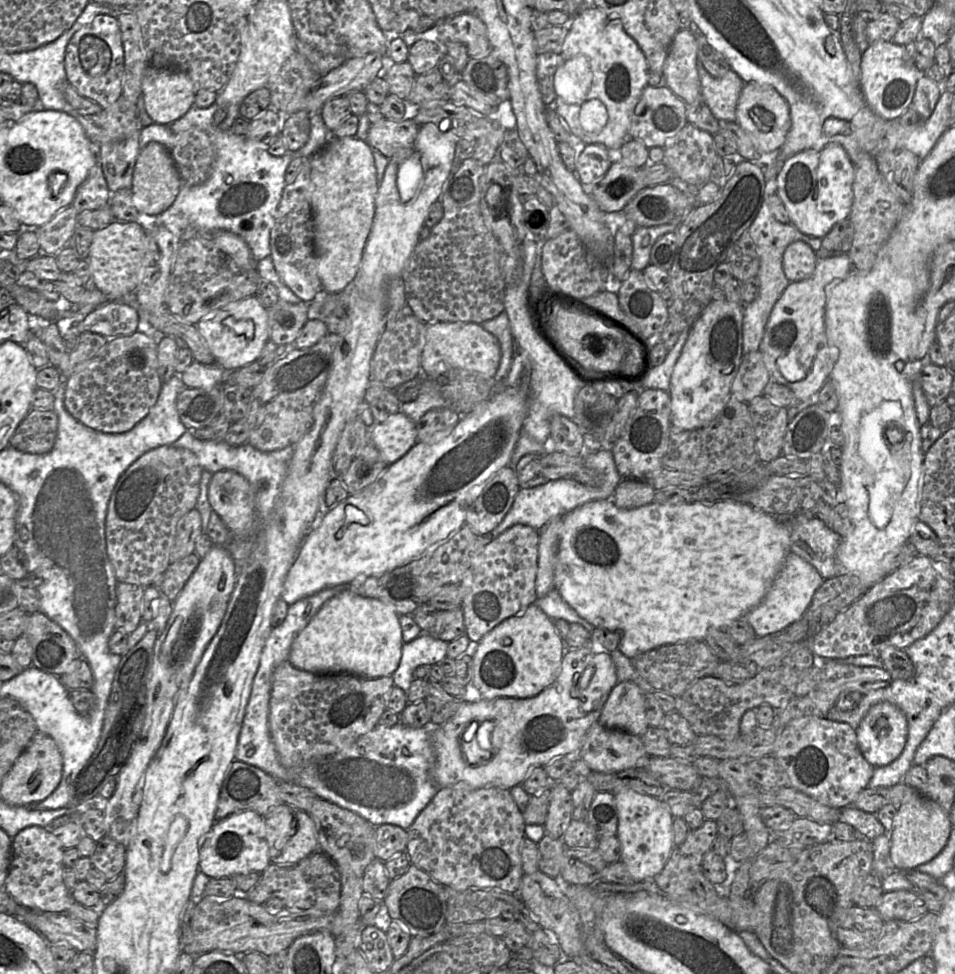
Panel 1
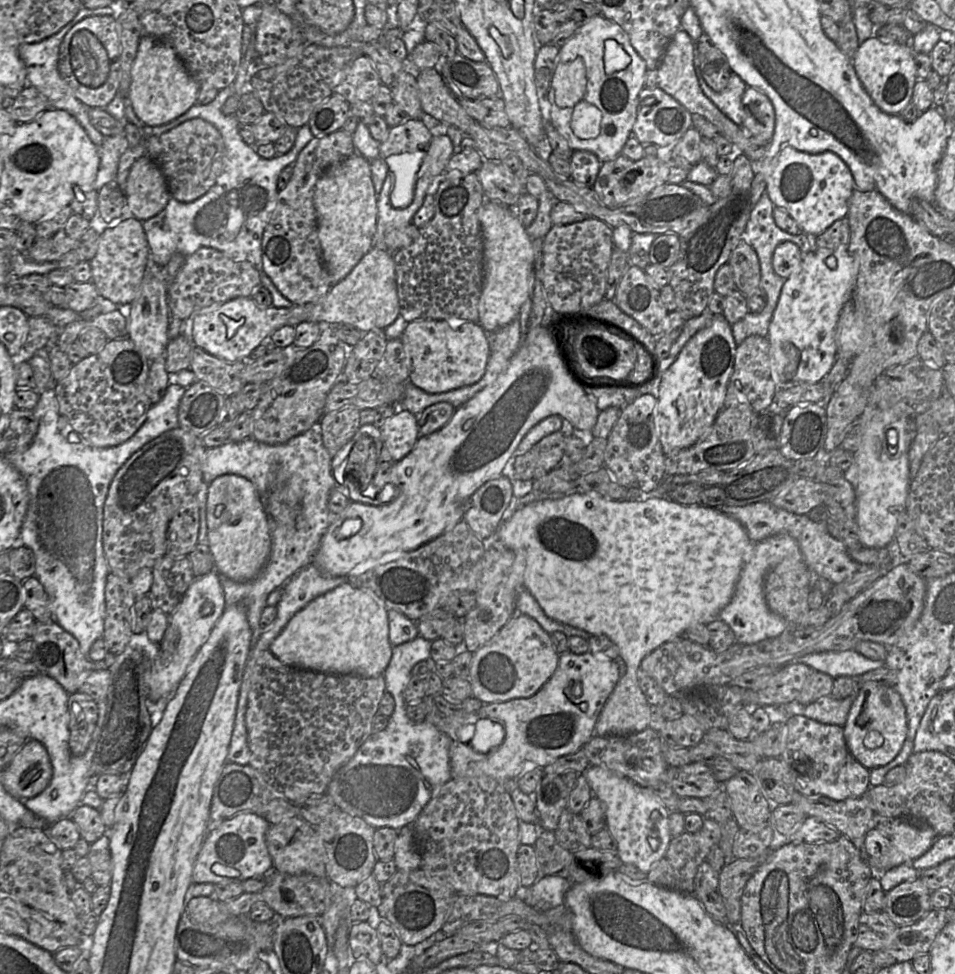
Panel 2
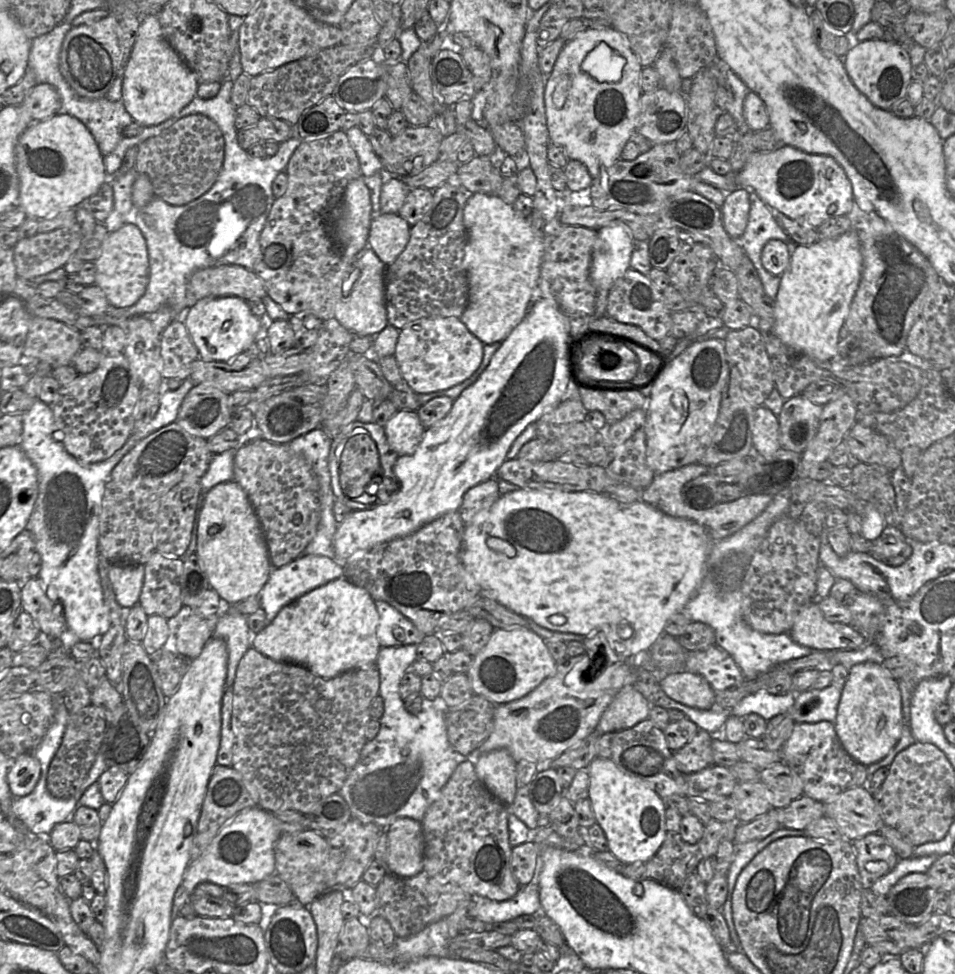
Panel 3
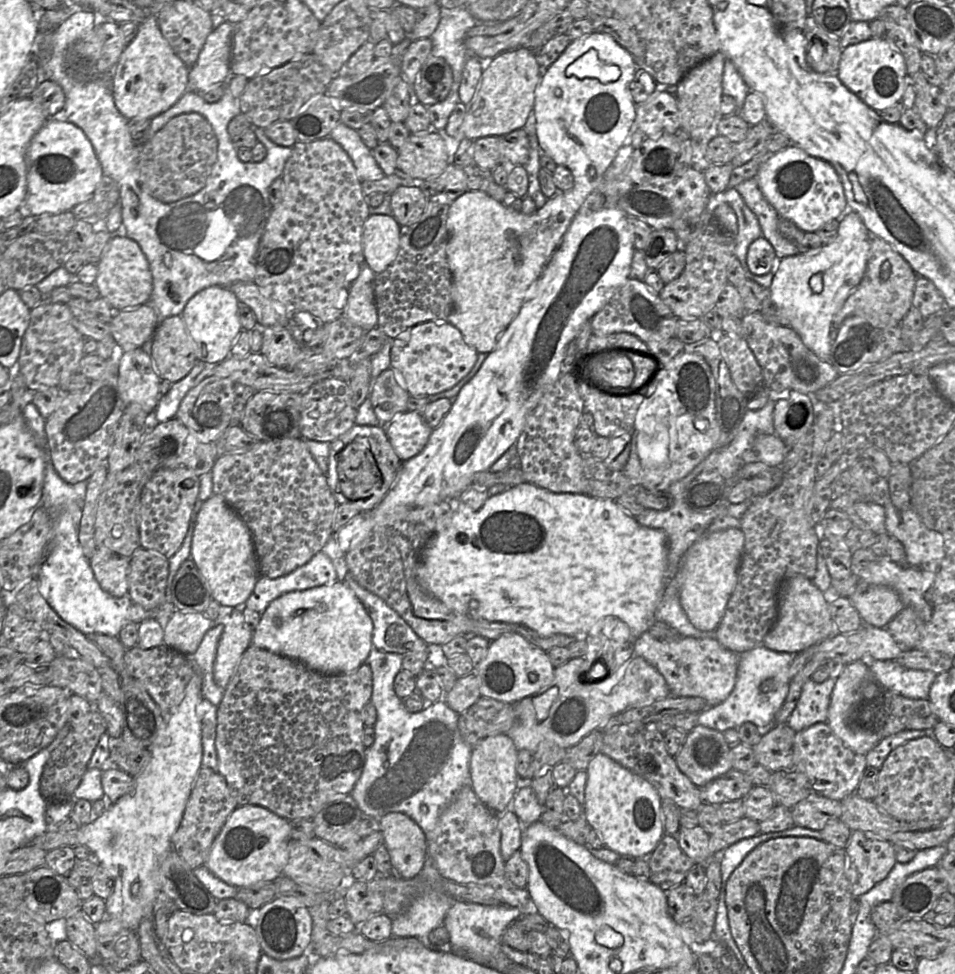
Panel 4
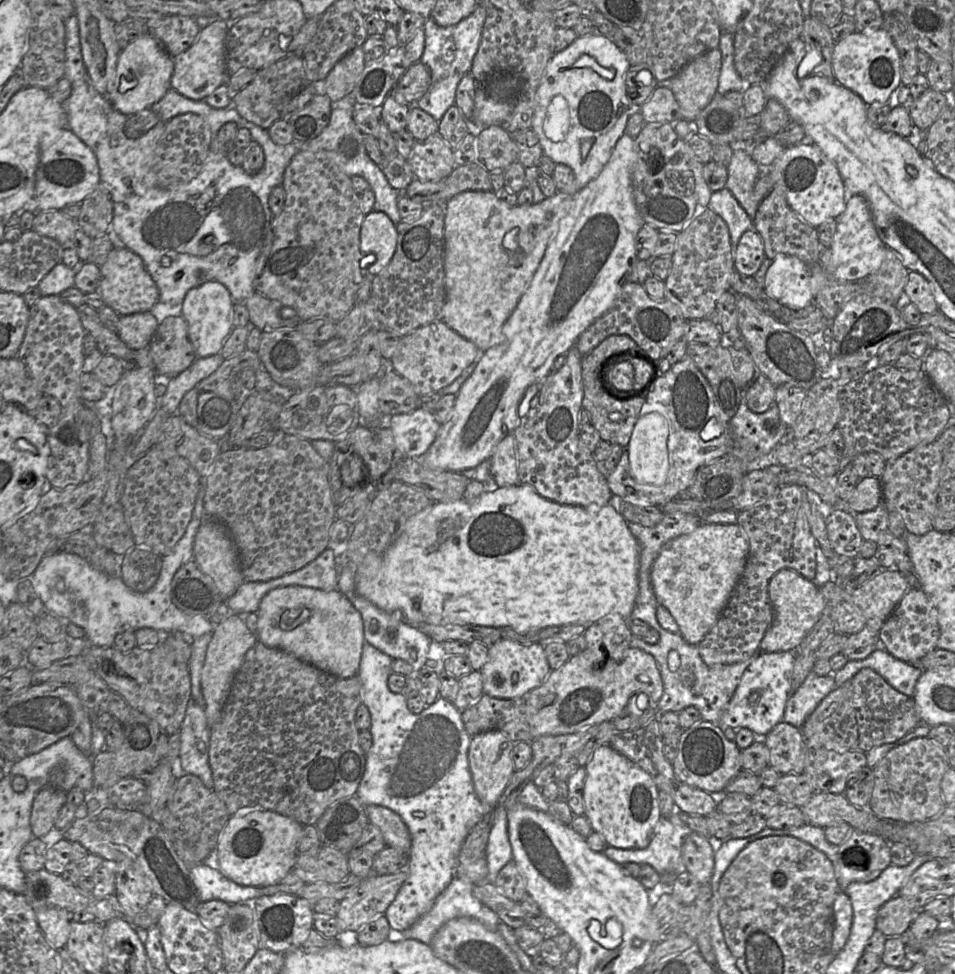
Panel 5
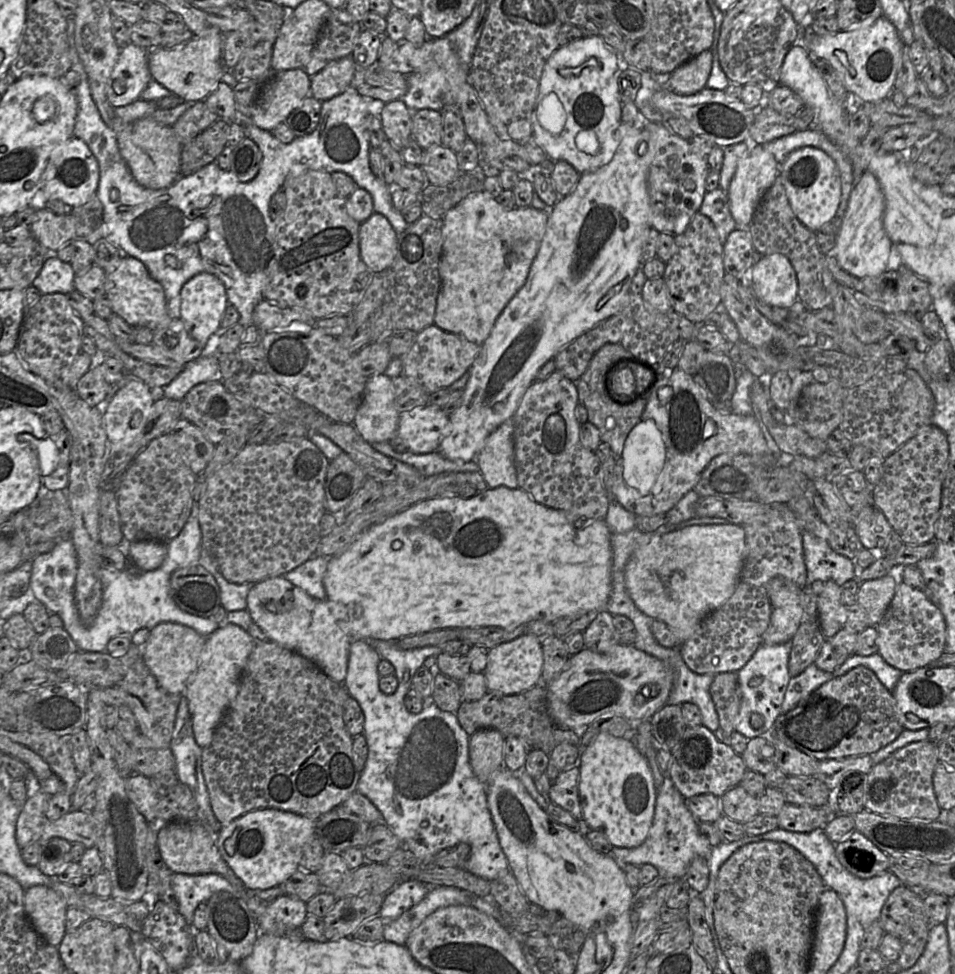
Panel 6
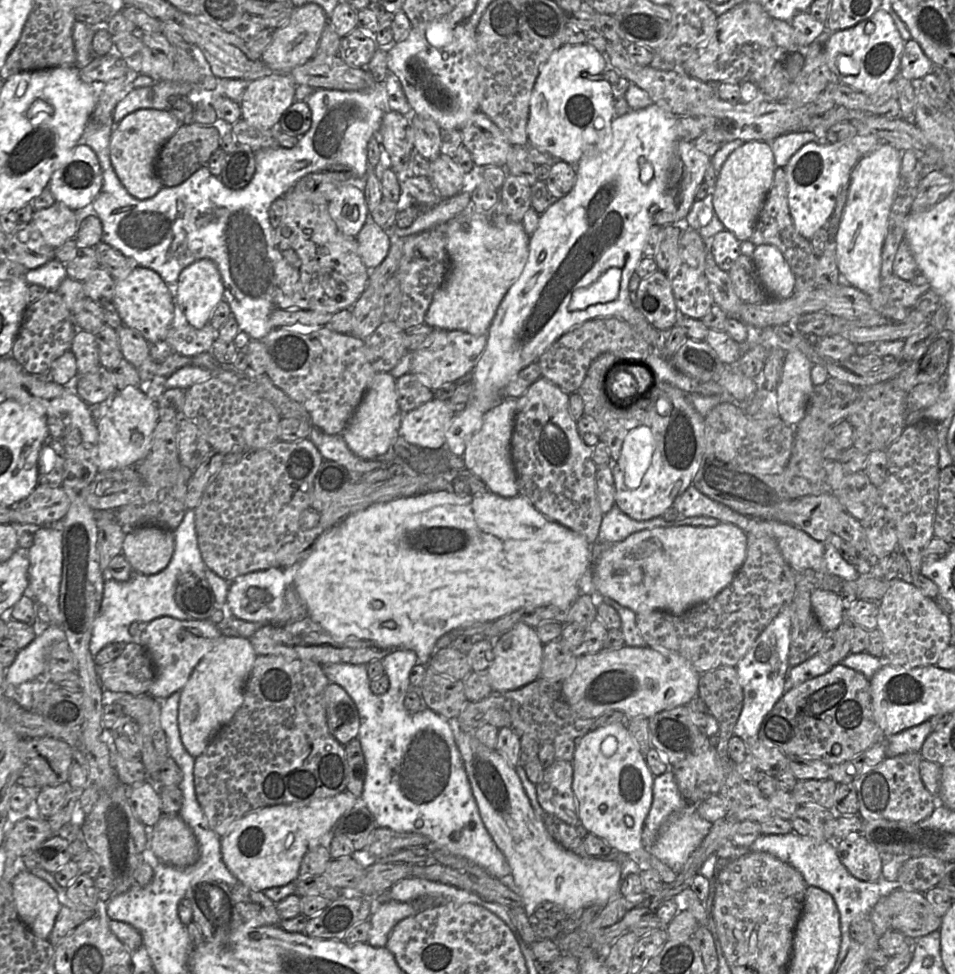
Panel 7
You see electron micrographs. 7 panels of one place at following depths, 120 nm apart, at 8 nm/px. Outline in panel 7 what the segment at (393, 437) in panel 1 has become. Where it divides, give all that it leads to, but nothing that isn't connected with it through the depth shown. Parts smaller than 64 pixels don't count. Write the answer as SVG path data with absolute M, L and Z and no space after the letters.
M433 398L403 414L399 435L423 449L443 448L455 414L448 400Z

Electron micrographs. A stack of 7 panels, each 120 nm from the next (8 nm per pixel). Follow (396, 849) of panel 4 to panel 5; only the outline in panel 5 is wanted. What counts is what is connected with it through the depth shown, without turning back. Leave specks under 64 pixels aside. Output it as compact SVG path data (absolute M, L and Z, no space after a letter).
M379 805L365 806L369 822L377 826L389 847L395 847L409 854L411 835L402 818L394 811Z

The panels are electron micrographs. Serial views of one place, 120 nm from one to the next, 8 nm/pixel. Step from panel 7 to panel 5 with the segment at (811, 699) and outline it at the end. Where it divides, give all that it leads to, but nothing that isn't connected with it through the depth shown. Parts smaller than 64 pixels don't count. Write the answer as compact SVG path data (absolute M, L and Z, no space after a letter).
M863 668L820 702L801 727L801 732L810 748L824 748L838 753L867 753L878 746L901 739L921 722L912 697L895 690L874 670Z

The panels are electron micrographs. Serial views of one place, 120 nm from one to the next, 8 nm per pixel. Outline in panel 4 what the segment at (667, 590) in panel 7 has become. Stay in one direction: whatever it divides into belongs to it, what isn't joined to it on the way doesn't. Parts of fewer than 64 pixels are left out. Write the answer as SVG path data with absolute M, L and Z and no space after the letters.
M741 528L708 533L697 540L683 556L679 570L679 599L692 625L700 631L713 631L722 621L728 601L738 583L745 546Z

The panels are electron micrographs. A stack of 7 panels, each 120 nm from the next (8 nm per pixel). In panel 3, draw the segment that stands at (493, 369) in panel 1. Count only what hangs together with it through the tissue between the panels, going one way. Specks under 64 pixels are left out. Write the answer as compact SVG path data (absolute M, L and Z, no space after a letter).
M424 317L400 330L394 356L401 375L418 394L450 389L470 378L481 365L484 344L457 317Z

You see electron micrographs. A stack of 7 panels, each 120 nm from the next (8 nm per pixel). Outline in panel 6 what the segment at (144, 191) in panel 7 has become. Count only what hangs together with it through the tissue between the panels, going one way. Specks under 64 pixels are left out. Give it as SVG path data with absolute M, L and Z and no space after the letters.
M144 117L123 125L117 132L117 143L122 158L139 185L153 190L164 189L180 177L182 146L172 126L160 124L152 117Z

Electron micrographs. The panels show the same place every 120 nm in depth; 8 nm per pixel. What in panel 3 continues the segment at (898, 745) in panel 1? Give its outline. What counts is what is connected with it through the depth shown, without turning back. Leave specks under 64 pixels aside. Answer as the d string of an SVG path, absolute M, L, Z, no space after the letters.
M865 662L849 669L834 725L845 751L865 766L882 760L895 747L903 728L902 696L898 681L883 663Z

